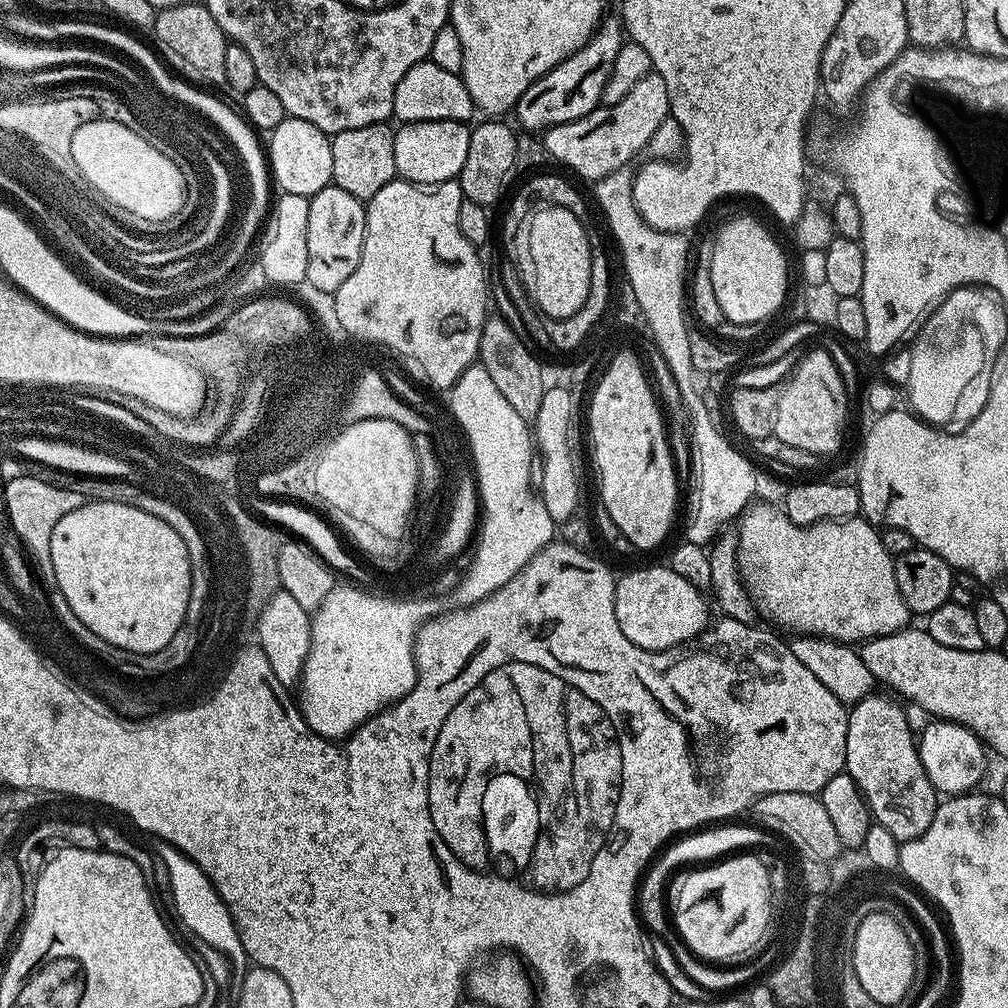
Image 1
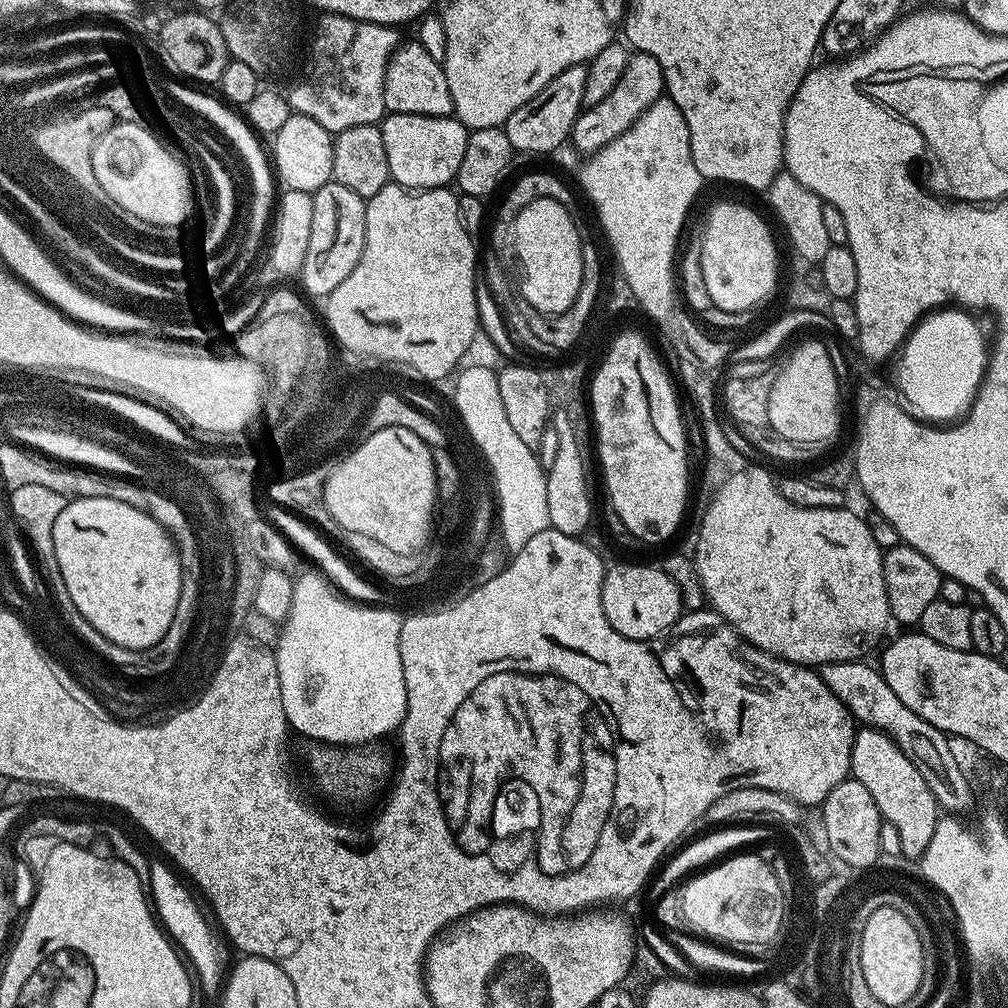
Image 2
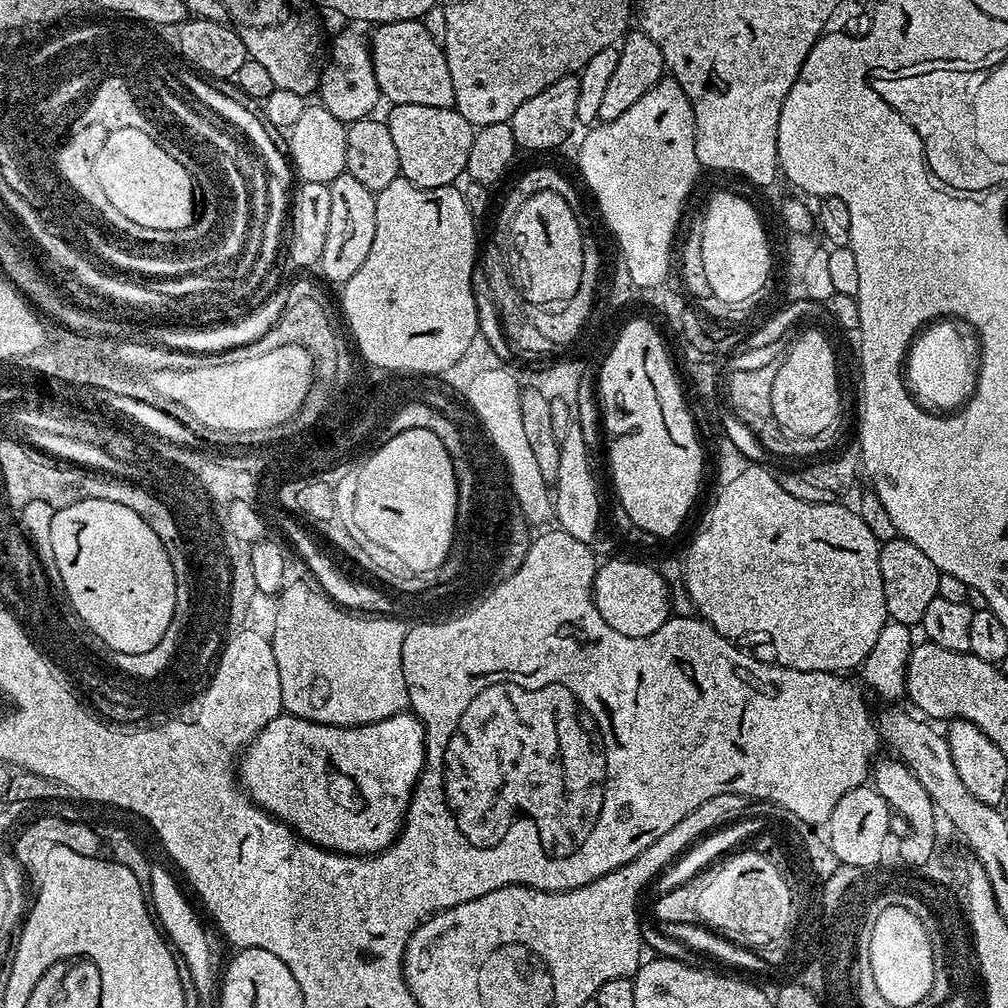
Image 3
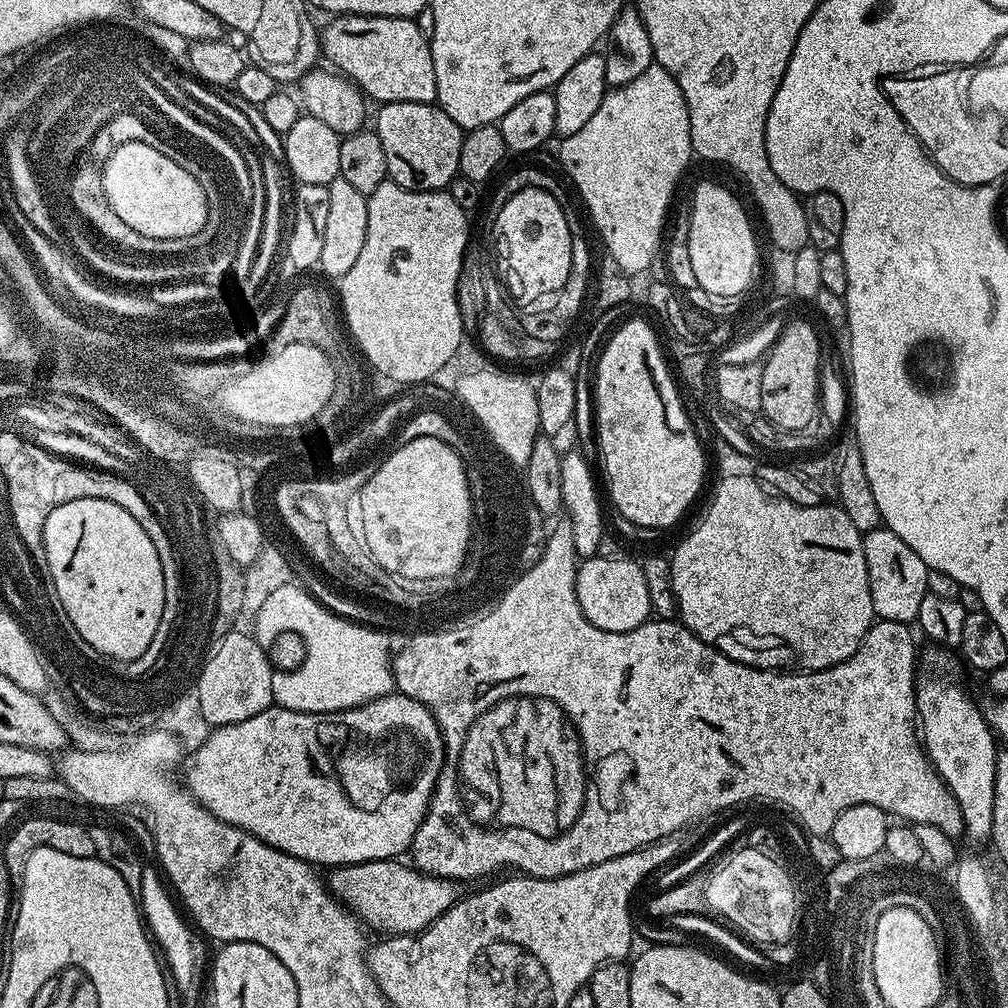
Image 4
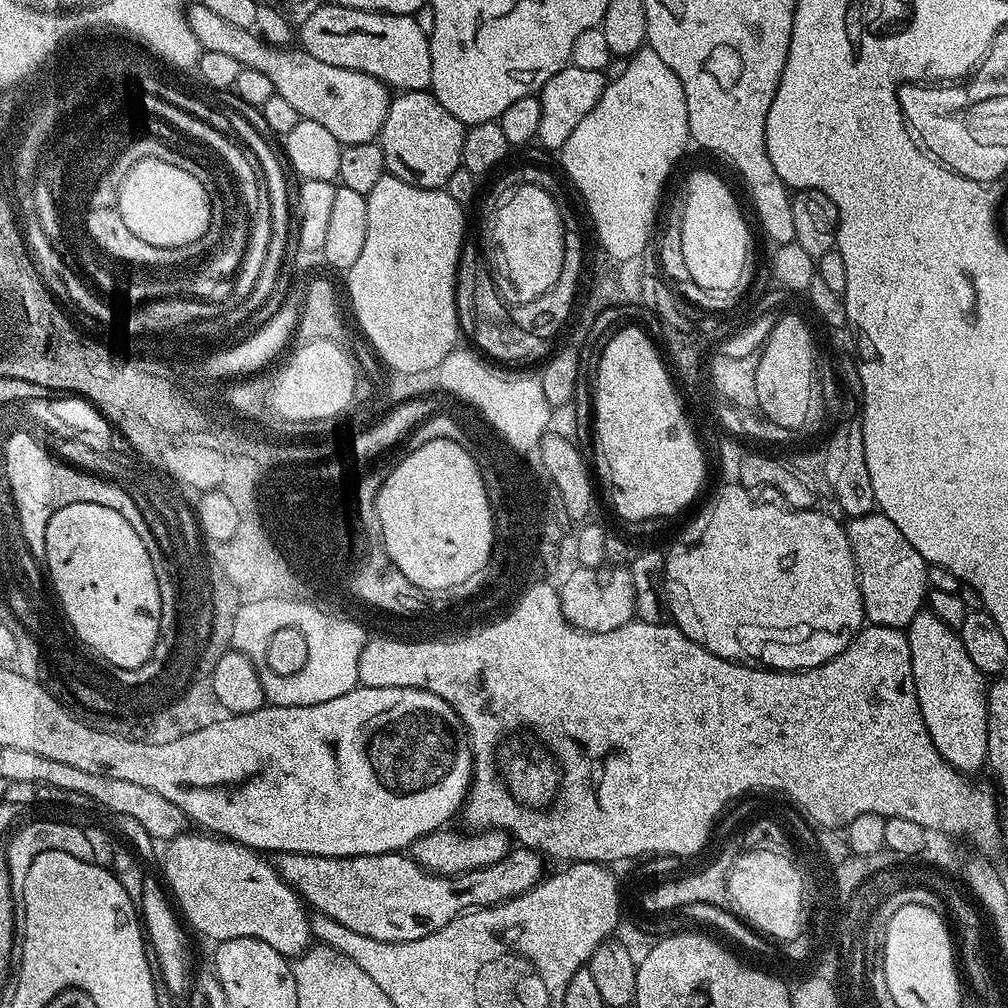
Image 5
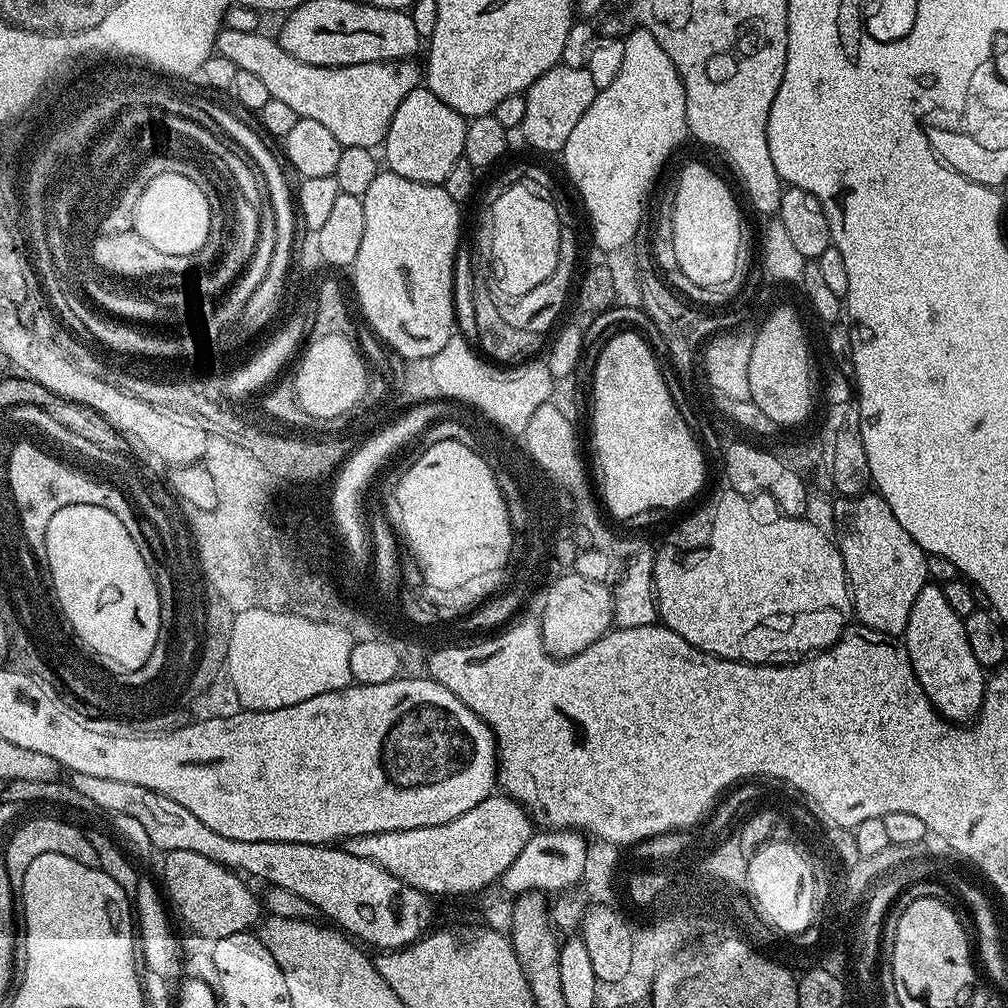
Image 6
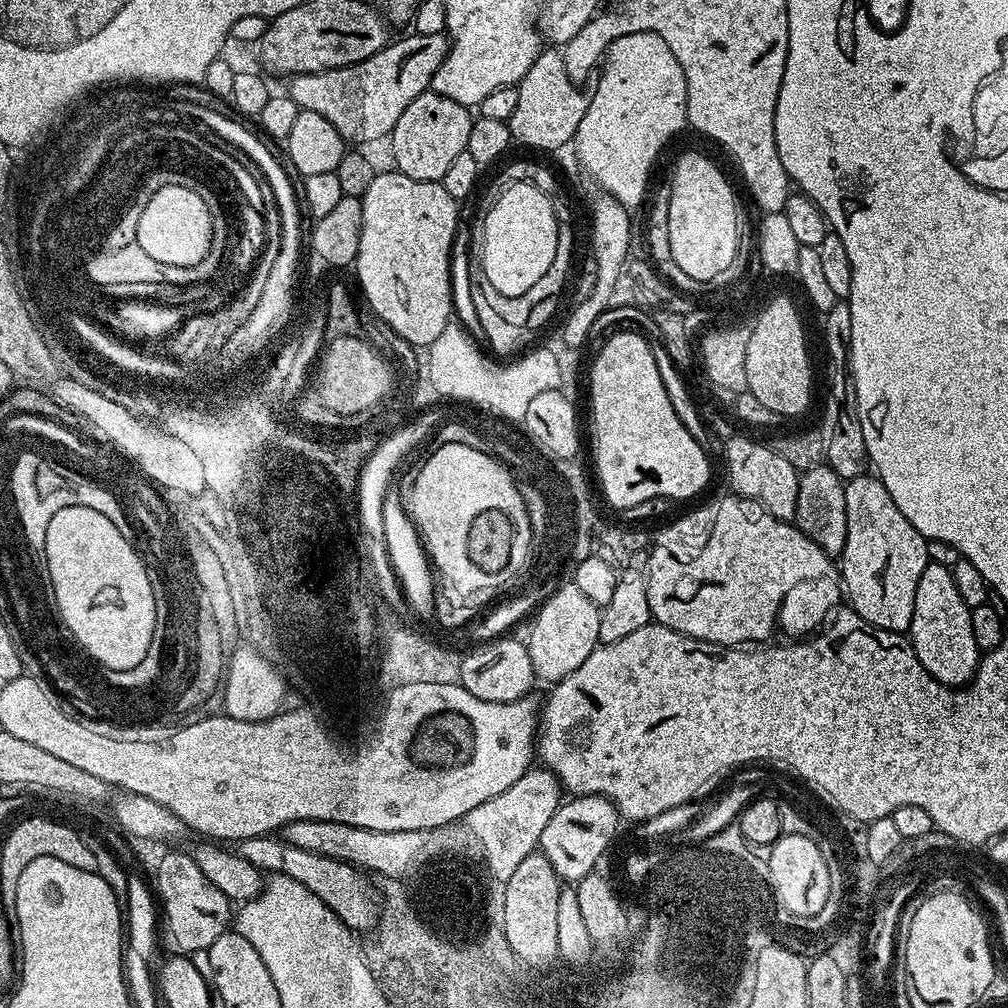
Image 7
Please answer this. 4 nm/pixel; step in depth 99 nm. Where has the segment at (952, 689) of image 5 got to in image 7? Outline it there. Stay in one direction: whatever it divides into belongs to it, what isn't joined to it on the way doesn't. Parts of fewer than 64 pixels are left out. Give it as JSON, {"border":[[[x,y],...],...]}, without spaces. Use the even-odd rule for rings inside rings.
{"border":[[[928,563],[918,578],[918,590],[914,594],[914,618],[907,635],[912,641],[918,662],[935,680],[948,687],[967,685],[976,674],[982,650],[974,642],[974,630],[970,630],[972,609],[962,602],[958,586],[954,586],[951,568]]]}

